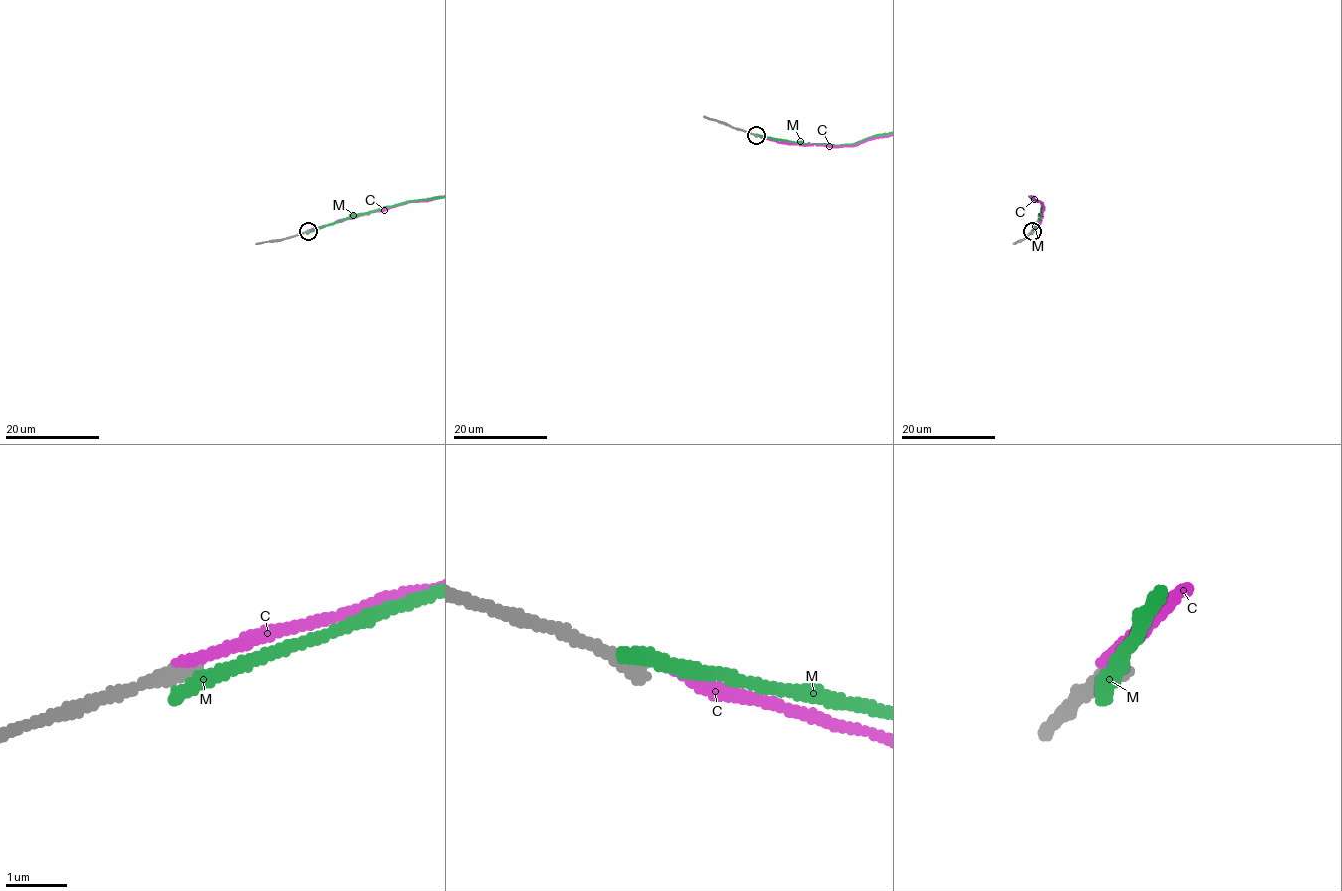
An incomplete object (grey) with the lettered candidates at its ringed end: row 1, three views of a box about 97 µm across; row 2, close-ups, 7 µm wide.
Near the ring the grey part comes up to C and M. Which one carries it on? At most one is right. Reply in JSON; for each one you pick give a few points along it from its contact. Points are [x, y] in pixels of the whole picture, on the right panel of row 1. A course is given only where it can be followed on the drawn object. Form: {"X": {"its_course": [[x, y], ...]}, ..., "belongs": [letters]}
{"belongs": []}

